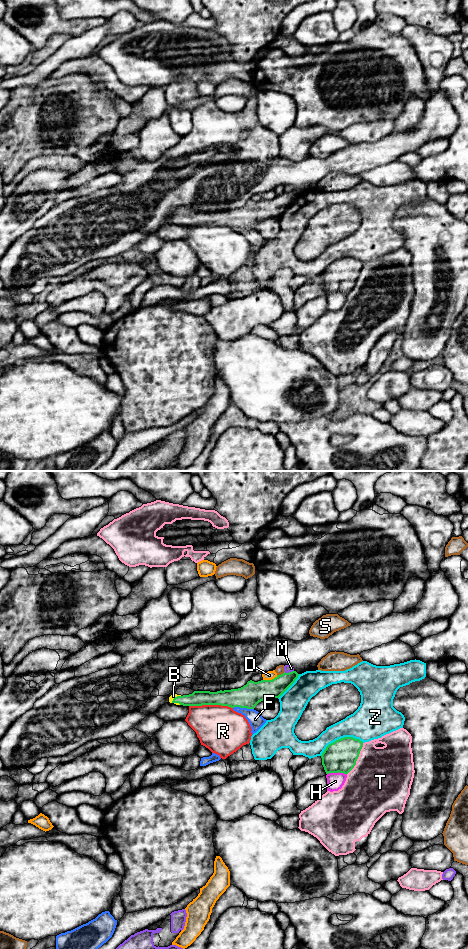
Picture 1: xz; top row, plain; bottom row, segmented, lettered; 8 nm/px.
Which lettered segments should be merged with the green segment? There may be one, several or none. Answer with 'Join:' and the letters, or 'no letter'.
Join: B

